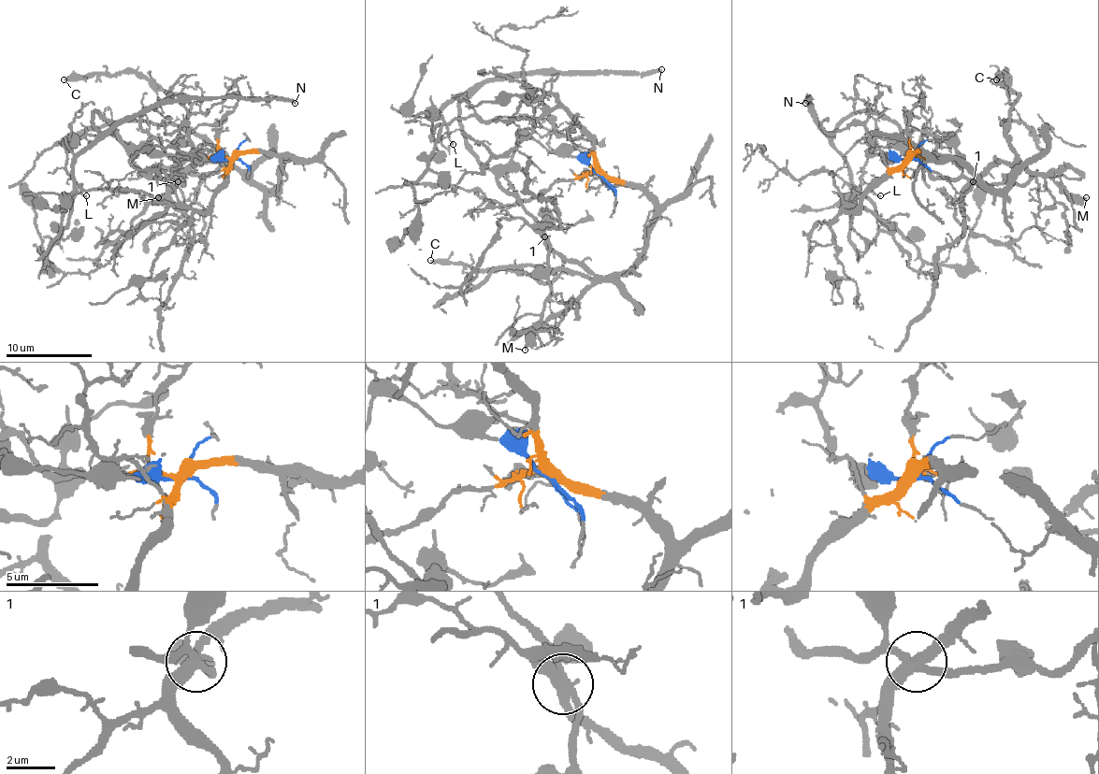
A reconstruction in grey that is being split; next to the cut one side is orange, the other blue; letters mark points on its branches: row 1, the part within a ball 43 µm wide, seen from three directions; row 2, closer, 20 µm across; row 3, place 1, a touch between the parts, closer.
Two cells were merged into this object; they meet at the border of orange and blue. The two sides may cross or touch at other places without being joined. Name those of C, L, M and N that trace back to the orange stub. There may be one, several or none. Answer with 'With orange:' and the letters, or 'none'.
With orange: C, L

